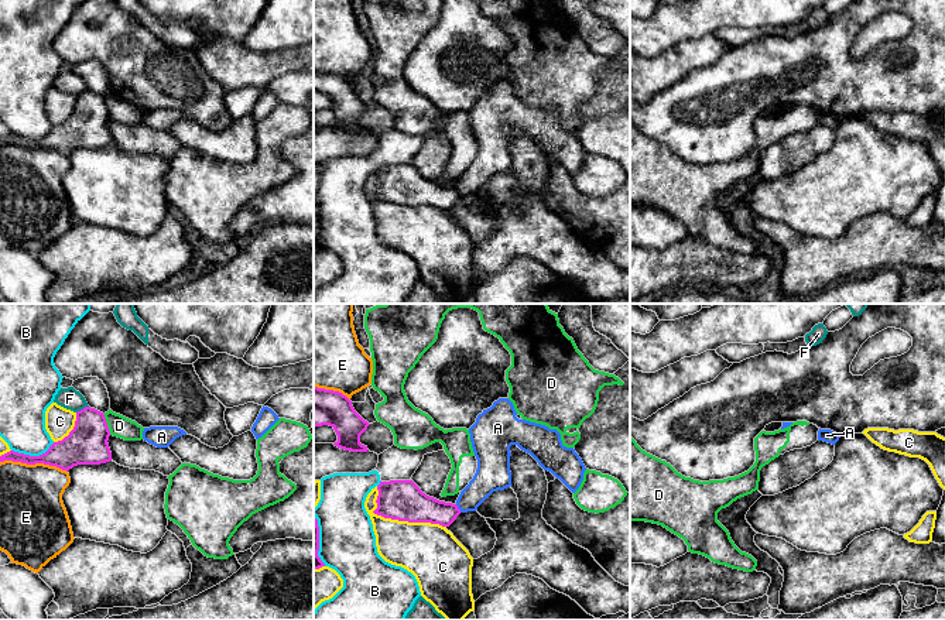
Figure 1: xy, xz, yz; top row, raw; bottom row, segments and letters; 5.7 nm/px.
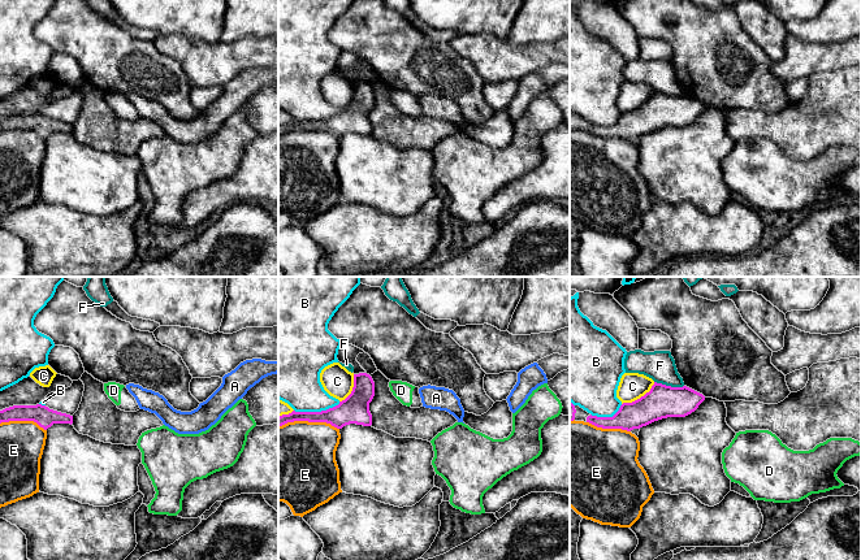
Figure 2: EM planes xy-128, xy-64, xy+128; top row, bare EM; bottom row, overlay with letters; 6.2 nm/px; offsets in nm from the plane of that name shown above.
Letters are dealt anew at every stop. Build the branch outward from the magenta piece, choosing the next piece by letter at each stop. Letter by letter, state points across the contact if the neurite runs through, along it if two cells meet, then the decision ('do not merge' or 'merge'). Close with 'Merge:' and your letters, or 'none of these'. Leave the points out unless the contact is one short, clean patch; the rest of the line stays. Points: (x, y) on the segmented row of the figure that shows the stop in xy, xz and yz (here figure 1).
A: along xz (455, 504), (461, 511) | do not merge
B: do not merge
C: do not merge
D: do not merge
E: do not merge
F: do not merge
Merge: none of these

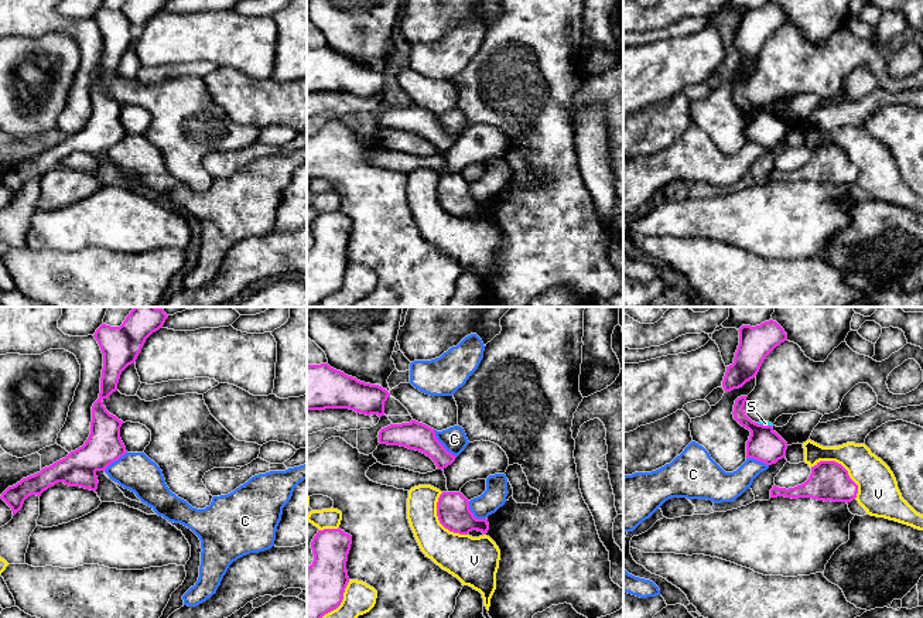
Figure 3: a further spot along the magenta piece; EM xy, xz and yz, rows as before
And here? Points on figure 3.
C: do not merge
S: do not merge
V: do not merge
Merge: none of these

